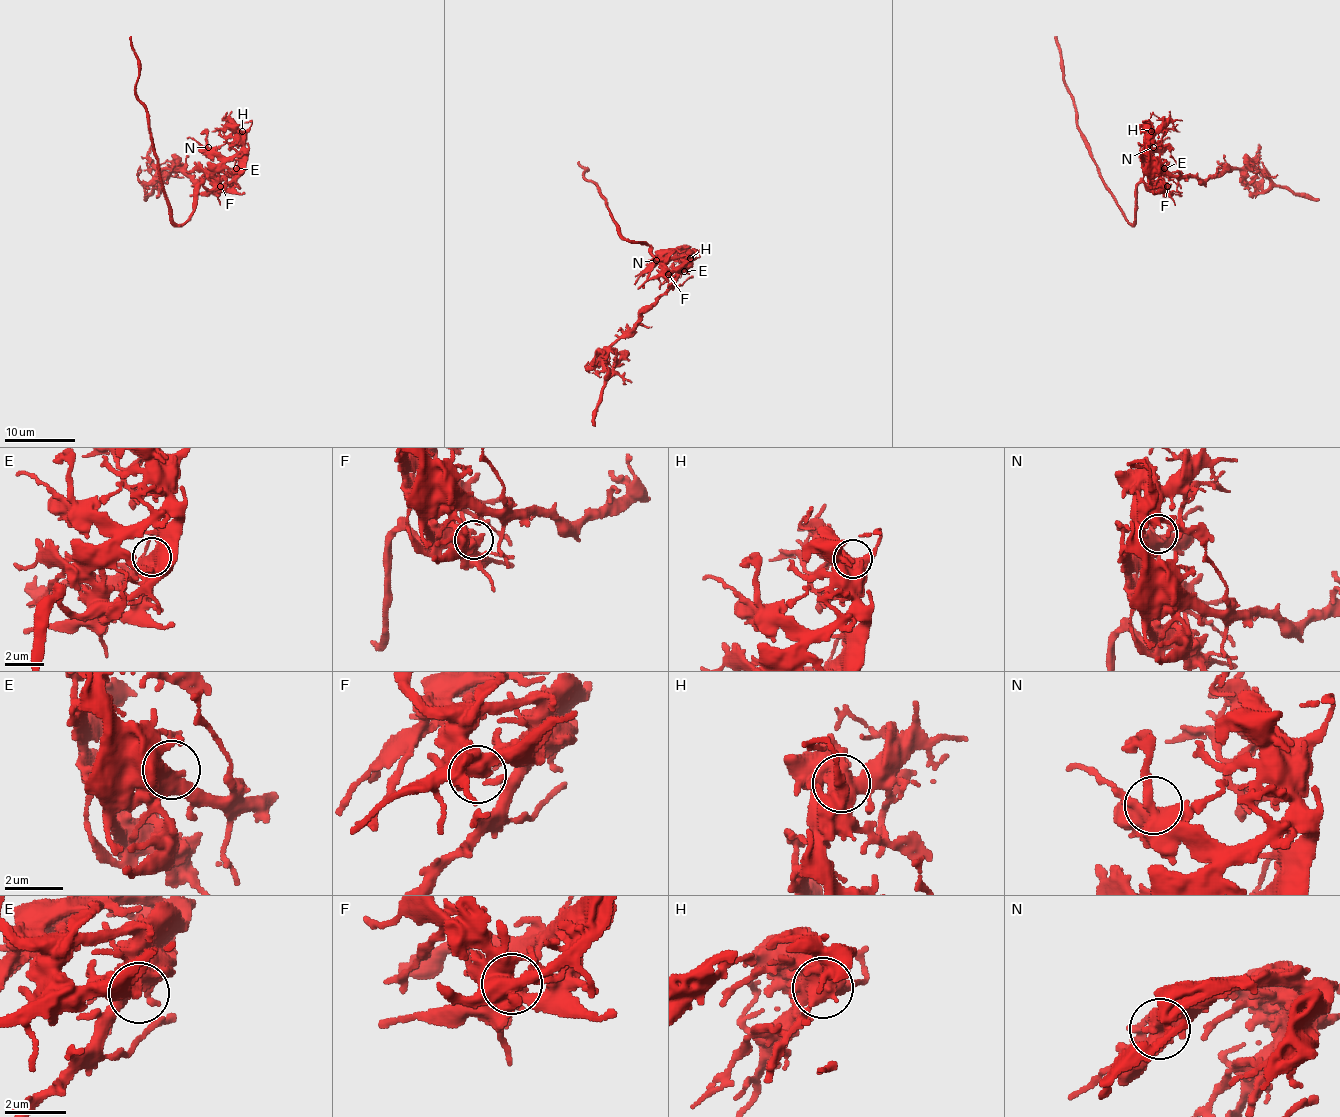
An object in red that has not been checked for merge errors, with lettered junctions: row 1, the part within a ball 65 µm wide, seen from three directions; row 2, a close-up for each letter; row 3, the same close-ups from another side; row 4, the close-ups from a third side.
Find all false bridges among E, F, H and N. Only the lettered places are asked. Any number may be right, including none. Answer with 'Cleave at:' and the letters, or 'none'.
Cleave at: none

